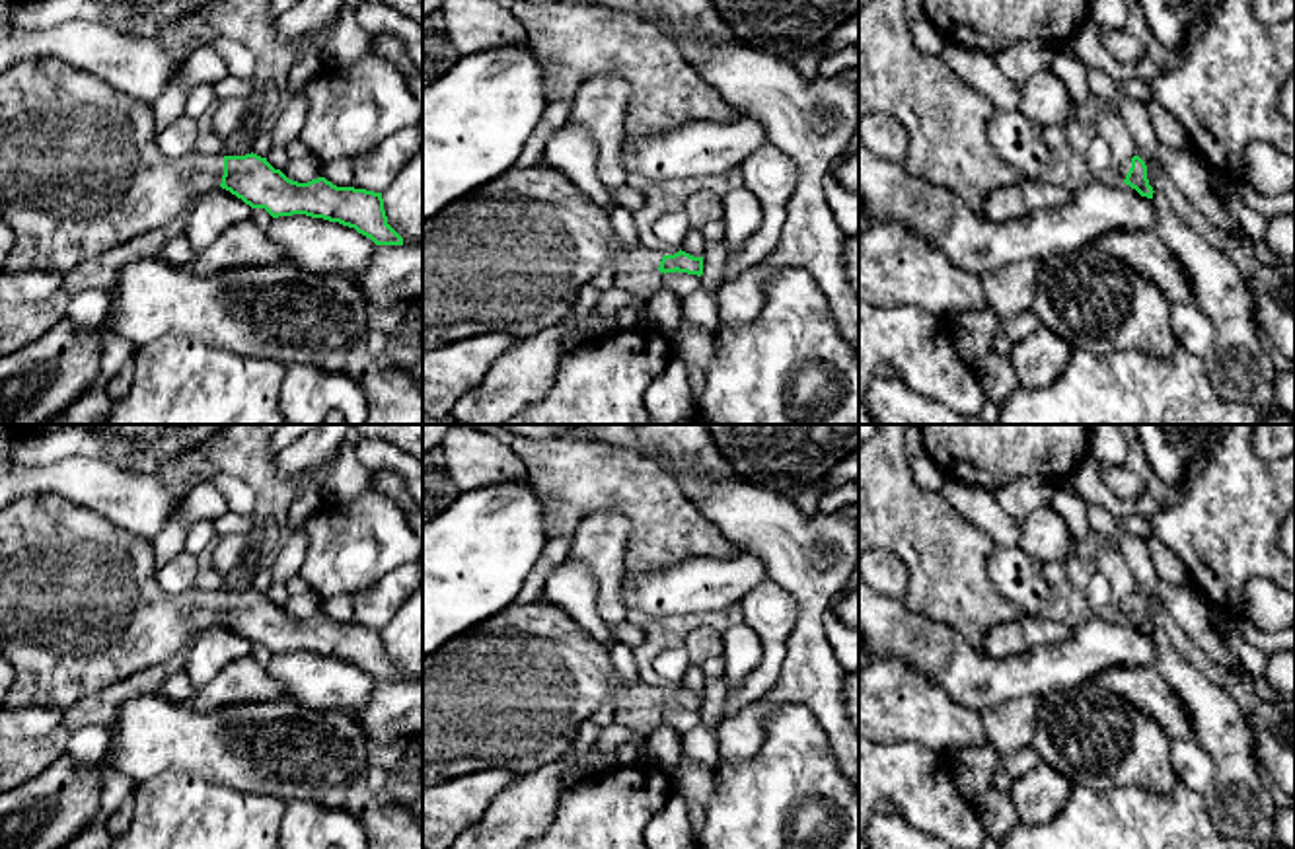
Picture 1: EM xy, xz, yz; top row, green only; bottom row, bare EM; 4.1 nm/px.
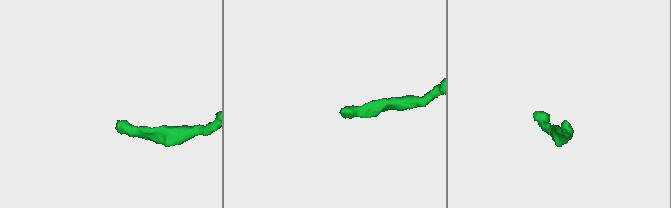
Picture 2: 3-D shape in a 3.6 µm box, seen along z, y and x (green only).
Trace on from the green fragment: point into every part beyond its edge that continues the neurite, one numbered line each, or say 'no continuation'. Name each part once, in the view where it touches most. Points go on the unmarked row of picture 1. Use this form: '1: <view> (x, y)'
1: xy (80, 608)

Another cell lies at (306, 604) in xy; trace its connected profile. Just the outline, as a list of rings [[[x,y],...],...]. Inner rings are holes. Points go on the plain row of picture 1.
[[[310,588],[300,596],[288,596],[282,609],[292,617],[308,619],[321,613],[321,594]]]

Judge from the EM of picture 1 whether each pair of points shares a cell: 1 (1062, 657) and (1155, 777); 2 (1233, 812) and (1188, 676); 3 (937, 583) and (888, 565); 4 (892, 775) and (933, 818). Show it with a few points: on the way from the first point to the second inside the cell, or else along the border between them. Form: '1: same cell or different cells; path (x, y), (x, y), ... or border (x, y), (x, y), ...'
1: different cells; border (1091, 680), (1079, 686), (1048, 690), (1040, 696)
2: same cell; path (1233, 779), (1231, 746), (1212, 709)
3: different cells; border (879, 546), (908, 573), (900, 598)
4: same cell; path (904, 787), (922, 807)

